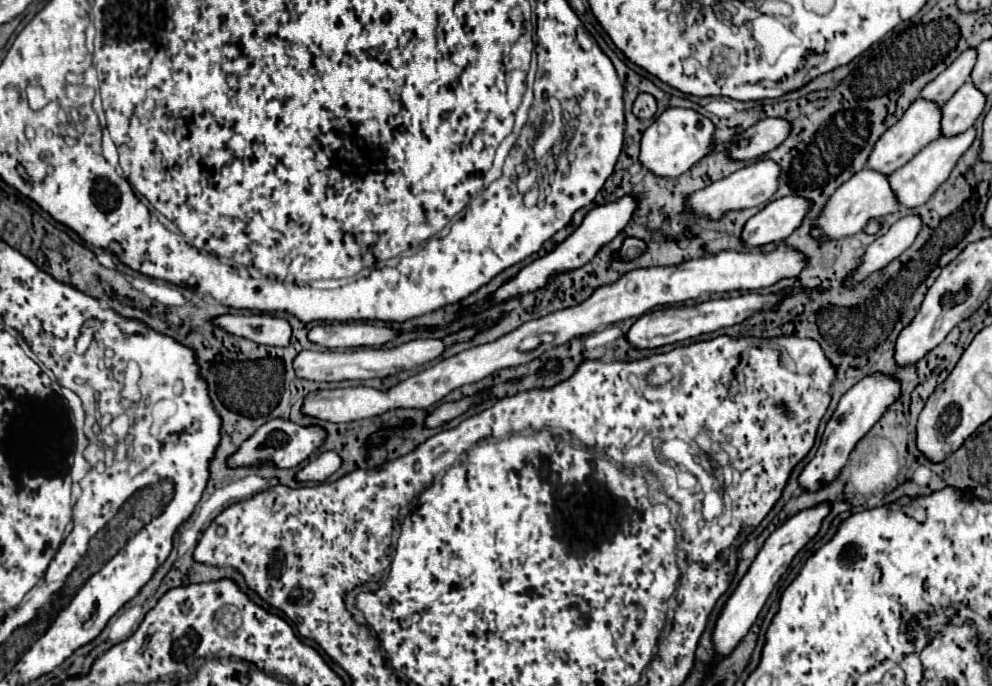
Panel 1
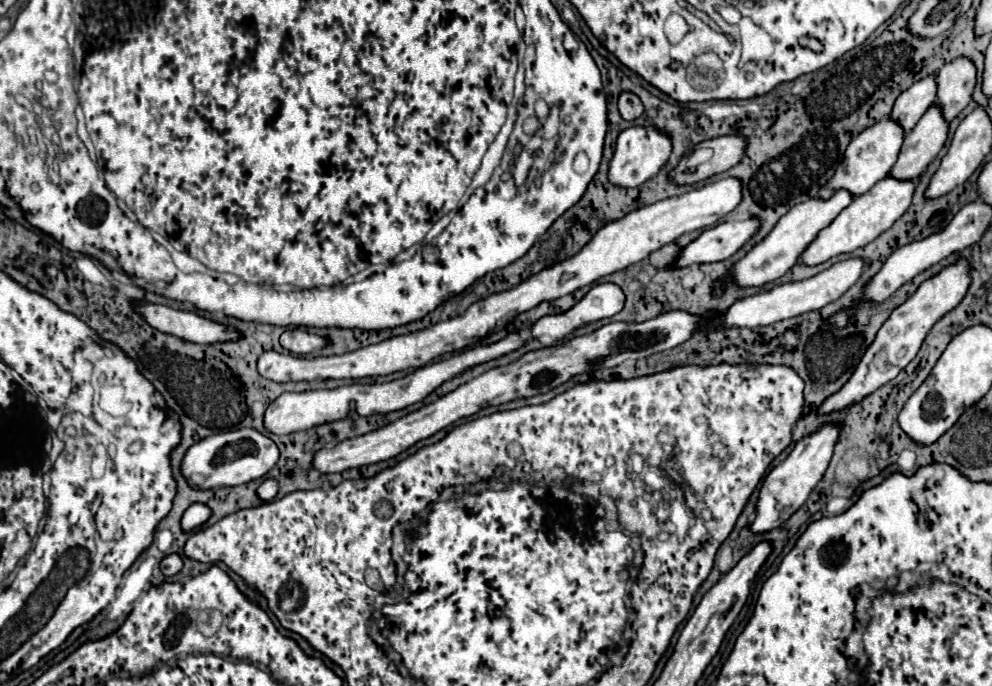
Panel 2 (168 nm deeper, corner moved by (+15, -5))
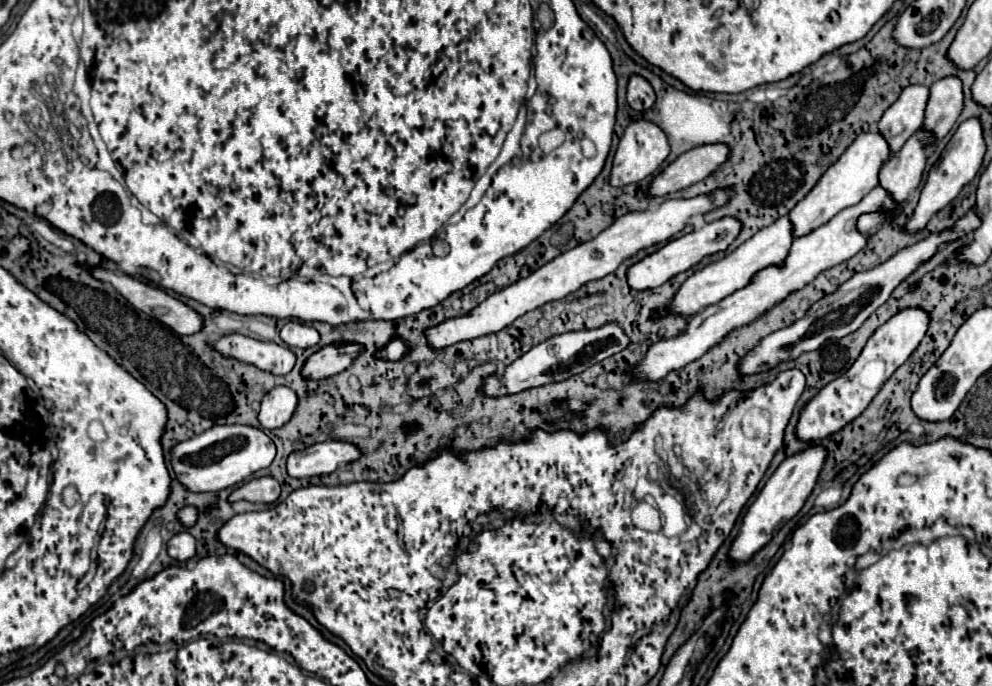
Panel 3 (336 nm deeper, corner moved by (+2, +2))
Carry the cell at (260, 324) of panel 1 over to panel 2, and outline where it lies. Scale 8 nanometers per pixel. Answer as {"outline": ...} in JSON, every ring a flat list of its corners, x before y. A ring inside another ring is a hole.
{"outline":[[136,305,136,311,158,331,176,335,190,343,218,343,224,339,242,339,236,327,210,321,192,311,180,311,166,305]]}

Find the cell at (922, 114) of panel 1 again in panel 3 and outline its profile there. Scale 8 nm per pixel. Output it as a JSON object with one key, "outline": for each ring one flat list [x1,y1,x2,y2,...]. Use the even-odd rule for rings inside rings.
{"outline":[[879,132,861,134,841,154,841,158,825,170,825,174,819,178,819,182,813,186,813,190,801,202,797,202,795,208,787,214,789,222,793,224,793,238,805,236,805,234,813,232,815,228,827,224,837,212,857,204,865,194,869,194,879,184,879,180,877,180,879,168,889,160,889,156,891,156,889,146]]}

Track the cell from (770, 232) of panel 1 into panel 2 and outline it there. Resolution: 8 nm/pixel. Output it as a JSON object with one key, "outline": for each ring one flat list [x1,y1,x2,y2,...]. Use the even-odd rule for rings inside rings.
{"outline":[[750,217,746,221,726,221,712,229,706,229,696,241,682,249,678,265,700,265,712,261,724,261,732,257,750,237,760,229,760,219]]}

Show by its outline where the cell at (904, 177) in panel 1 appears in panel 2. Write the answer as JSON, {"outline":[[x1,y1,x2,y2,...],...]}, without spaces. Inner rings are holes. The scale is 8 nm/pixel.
{"outline":[[892,175,884,177,880,183,876,183,868,193,856,197,852,201,850,207,846,207,832,223,830,227,822,229,816,237,816,241,804,251,804,255,800,257,802,263,806,265,816,265,816,263,822,263,834,255,840,255,840,253,850,253,858,247,864,247,868,245,870,241,874,241,882,231,886,231,896,219,900,219,906,209,910,207,912,203,912,195,914,195,914,189,916,189,916,181,912,179,896,179]]}

